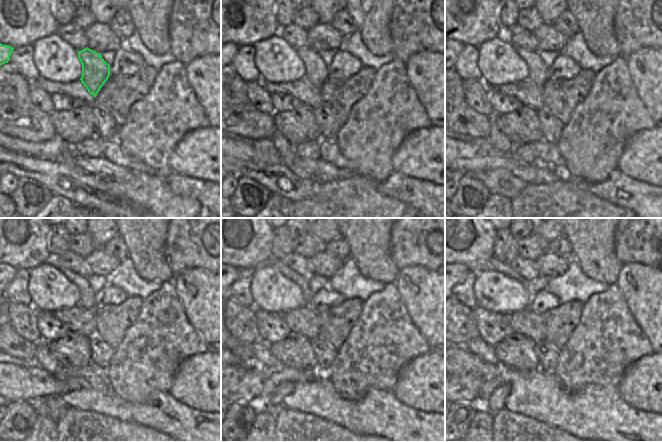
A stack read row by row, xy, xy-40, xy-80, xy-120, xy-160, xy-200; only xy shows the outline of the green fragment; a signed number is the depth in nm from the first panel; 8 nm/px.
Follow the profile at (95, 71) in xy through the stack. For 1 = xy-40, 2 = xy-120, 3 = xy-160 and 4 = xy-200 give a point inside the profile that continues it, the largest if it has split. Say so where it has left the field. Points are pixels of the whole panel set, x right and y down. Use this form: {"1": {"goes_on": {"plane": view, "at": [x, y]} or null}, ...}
{"1": {"goes_on": {"plane": "xy-40", "at": [316, 68]}}, "2": {"goes_on": {"plane": "xy-120", "at": [87, 294]}}, "3": {"goes_on": {"plane": "xy-160", "at": [278, 265]}}, "4": {"goes_on": {"plane": "xy-200", "at": [492, 264]}}}

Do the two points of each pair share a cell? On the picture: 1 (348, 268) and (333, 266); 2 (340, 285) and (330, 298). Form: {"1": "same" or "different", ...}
{"1": "different", "2": "different"}

